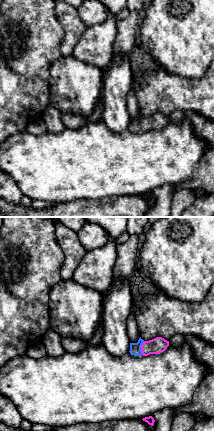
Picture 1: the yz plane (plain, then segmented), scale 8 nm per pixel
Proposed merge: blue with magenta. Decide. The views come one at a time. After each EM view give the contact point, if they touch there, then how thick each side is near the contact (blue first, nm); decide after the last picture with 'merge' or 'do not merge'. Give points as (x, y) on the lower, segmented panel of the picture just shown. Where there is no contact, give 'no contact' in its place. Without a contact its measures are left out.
meets blue at (140, 348); 100 nm thick on the blue side, 130 nm on the other

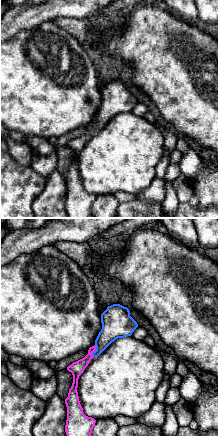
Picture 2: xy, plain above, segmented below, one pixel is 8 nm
meets blue at (94, 351); 190 nm thick on the blue side, 110 nm on the other

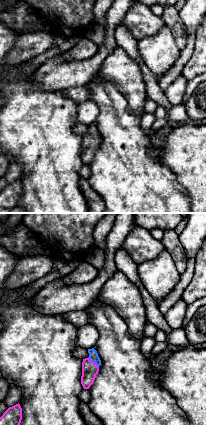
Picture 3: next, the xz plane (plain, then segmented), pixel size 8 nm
meets blue at (93, 362); 80 nm thick on the blue side, 130 nm on the other

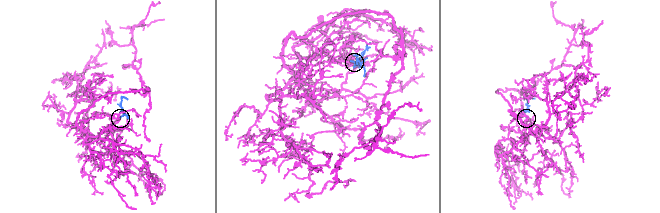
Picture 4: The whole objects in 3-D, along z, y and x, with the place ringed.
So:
merge

